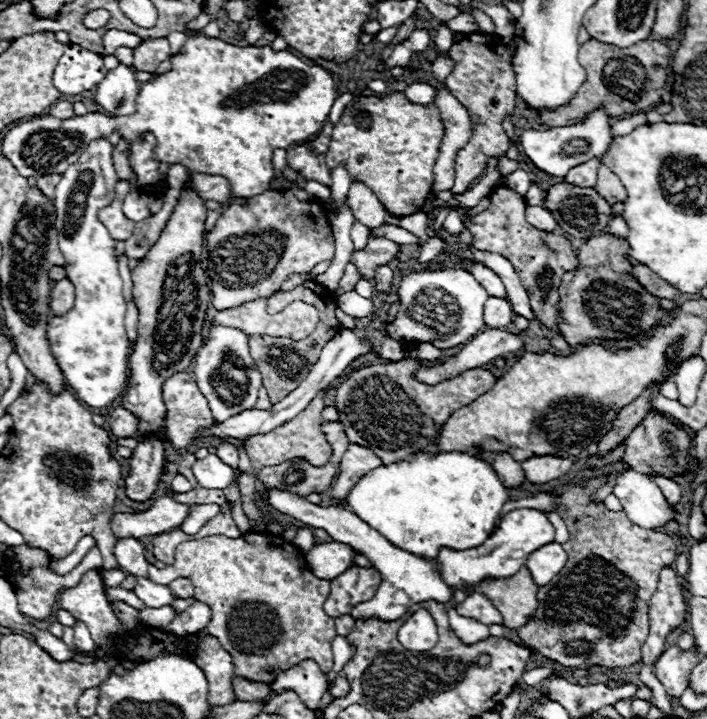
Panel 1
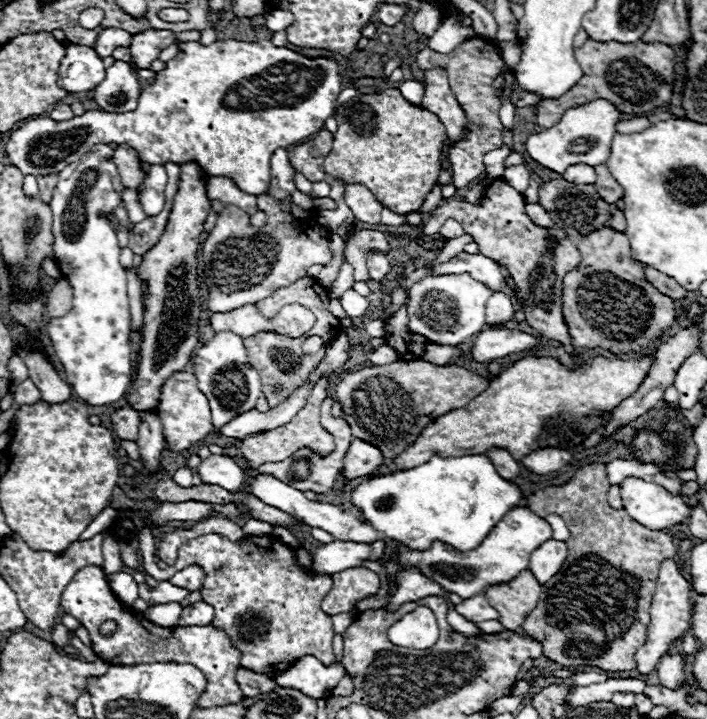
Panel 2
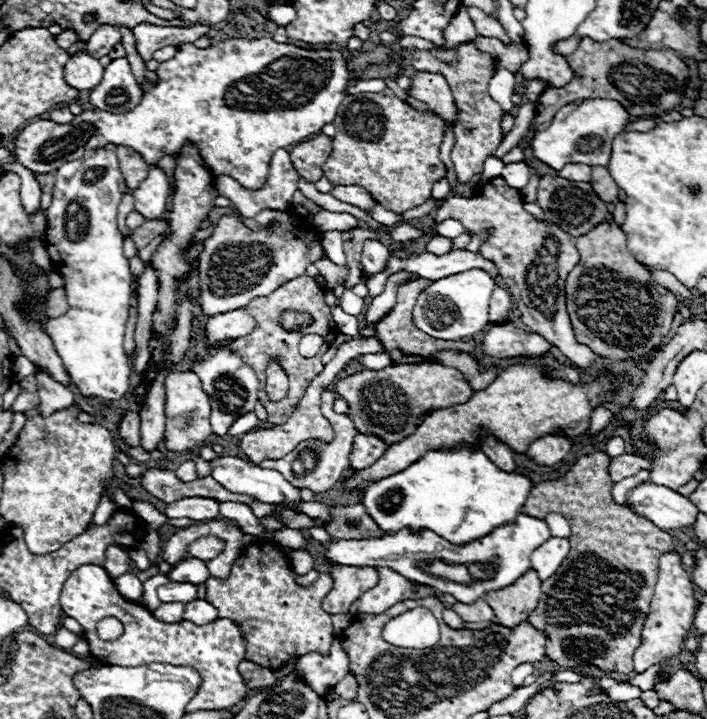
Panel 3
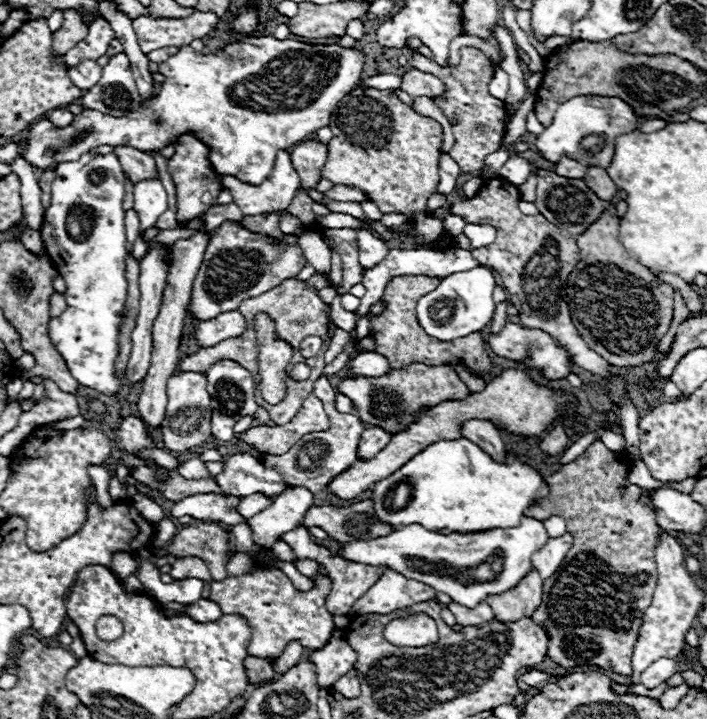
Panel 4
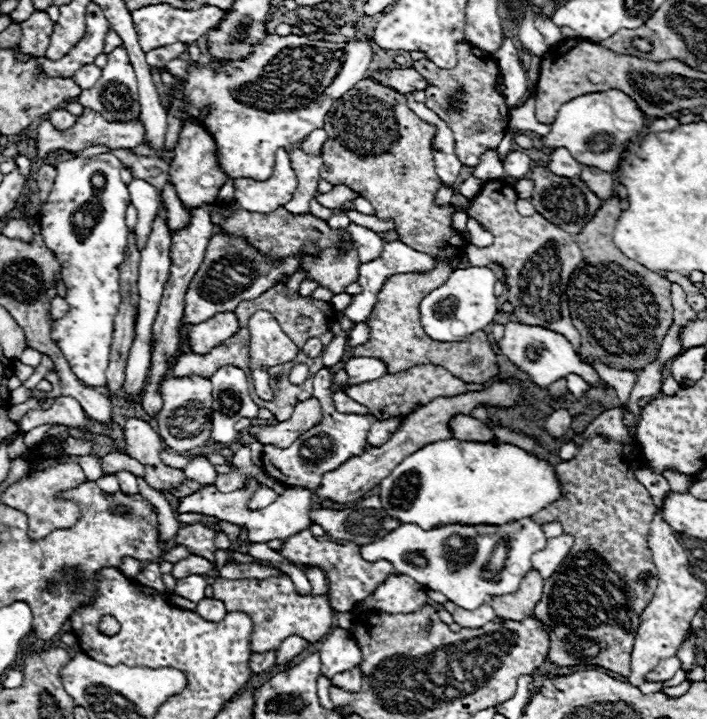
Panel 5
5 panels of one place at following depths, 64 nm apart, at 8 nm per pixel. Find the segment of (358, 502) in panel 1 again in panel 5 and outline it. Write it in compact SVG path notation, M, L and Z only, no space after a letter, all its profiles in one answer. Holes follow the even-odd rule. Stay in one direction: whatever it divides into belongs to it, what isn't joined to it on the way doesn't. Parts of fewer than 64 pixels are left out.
M456 438L432 442L420 448L418 452L410 454L378 486L380 486L382 506L388 514L394 514L396 518L400 518L400 522L418 524L426 530L440 526L440 524L450 524L450 522L506 524L514 518L526 518L530 514L536 514L542 508L562 498L562 488L556 476L556 468L550 462L538 458L536 454L530 454L506 442L496 442L496 444L494 442L464 442ZM402 476L406 476L406 488L400 486Z

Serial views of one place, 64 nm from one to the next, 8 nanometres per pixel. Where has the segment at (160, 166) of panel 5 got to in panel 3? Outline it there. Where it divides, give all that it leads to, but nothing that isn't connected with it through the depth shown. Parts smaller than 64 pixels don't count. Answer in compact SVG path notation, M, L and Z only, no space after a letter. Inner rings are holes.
M116 146L118 164L122 166L122 176L126 178L126 186L134 190L150 172L150 164L132 148L128 146Z

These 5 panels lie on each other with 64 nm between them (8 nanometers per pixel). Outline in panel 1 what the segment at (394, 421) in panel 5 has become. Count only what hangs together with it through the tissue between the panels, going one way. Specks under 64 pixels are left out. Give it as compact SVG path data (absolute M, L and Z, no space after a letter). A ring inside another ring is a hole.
M350 444L340 462L340 474L332 486L332 496L346 498L352 486L370 470L382 466L382 460L366 446Z

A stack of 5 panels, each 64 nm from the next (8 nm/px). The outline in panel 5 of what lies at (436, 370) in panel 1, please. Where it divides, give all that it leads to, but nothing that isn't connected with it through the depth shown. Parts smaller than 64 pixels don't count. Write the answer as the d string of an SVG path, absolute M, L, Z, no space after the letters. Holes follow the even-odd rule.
M508 322L506 330L504 330L504 338L498 342L498 348L524 374L528 374L528 378L532 382L536 382L542 388L550 386L558 378L568 376L568 374L578 374L578 376L582 376L592 386L602 384L602 378L598 376L598 372L592 366L588 366L588 364L578 360L572 344L562 334L556 334L556 332L546 330L542 326L528 326L528 324L520 324L520 322Z

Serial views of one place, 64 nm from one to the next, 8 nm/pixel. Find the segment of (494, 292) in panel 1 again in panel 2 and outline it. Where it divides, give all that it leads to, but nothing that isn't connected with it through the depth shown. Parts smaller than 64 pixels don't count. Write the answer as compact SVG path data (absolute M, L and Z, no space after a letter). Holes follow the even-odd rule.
M460 252L454 258L450 258L444 264L438 264L432 274L434 276L442 276L442 274L460 274L460 272L470 272L474 278L478 278L480 282L486 282L486 286L490 286L494 292L502 290L504 286L504 278L502 272L498 268L496 262L492 262L490 258L482 256L482 254L468 254L468 252Z

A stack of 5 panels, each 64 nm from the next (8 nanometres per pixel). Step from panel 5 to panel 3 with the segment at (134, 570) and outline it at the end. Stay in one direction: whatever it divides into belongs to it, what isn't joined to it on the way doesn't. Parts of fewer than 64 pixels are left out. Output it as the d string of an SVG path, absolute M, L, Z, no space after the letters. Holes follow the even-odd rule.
M110 546L110 550L106 552L106 572L116 578L126 574L128 570L132 570L132 560L128 556L126 550L122 550L120 546Z

